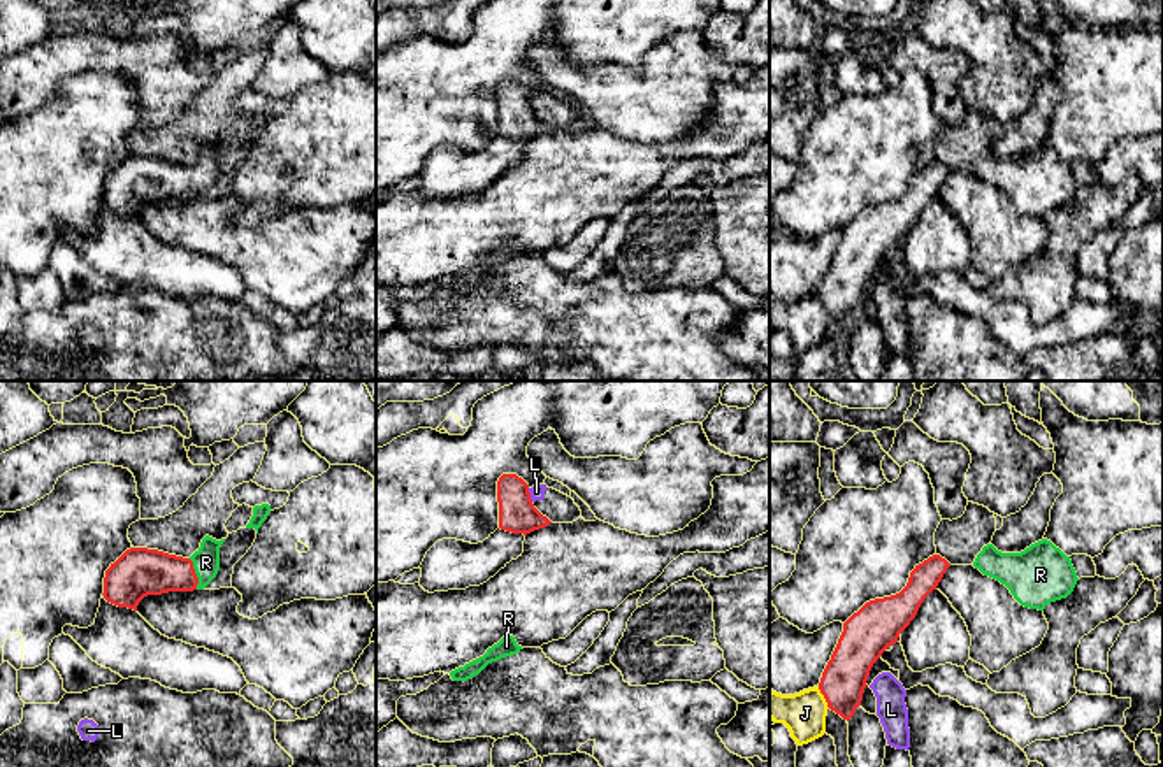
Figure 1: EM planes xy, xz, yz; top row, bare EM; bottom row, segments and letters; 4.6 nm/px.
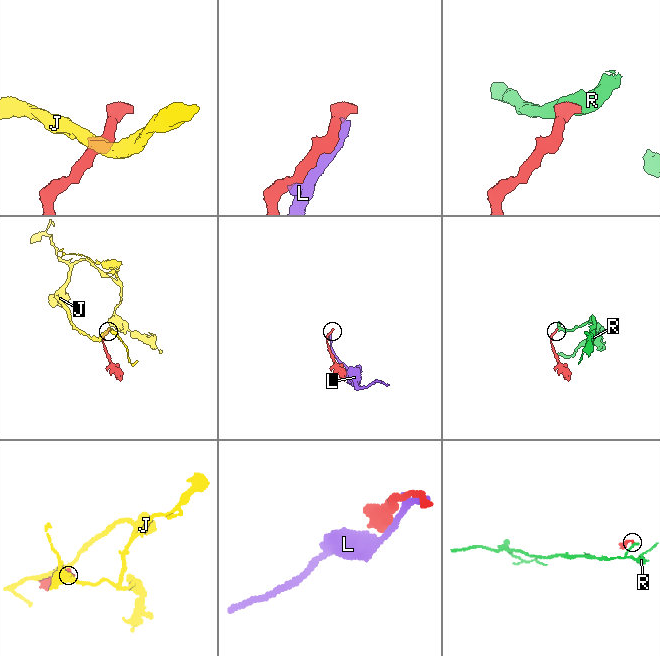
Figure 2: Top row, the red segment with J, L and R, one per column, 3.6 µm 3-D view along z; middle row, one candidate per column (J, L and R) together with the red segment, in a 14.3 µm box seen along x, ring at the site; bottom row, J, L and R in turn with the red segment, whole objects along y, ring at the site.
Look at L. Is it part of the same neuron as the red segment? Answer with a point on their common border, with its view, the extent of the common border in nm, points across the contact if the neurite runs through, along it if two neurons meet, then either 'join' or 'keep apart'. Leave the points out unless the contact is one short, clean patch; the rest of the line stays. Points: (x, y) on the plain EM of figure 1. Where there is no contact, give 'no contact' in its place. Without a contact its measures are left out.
meets red in xz at (529, 102); contact 70 nm long; keep apart

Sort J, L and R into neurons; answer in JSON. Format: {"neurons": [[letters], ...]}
{"neurons": [["J"], ["L"], ["R"]]}

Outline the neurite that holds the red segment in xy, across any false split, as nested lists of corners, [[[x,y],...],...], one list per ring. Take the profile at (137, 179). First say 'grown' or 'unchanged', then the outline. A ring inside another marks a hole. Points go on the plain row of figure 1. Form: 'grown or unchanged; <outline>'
grown; [[[206,142],[190,165],[130,154],[105,177],[102,202],[118,214],[137,218],[148,202],[204,197],[220,177],[223,149]]]

